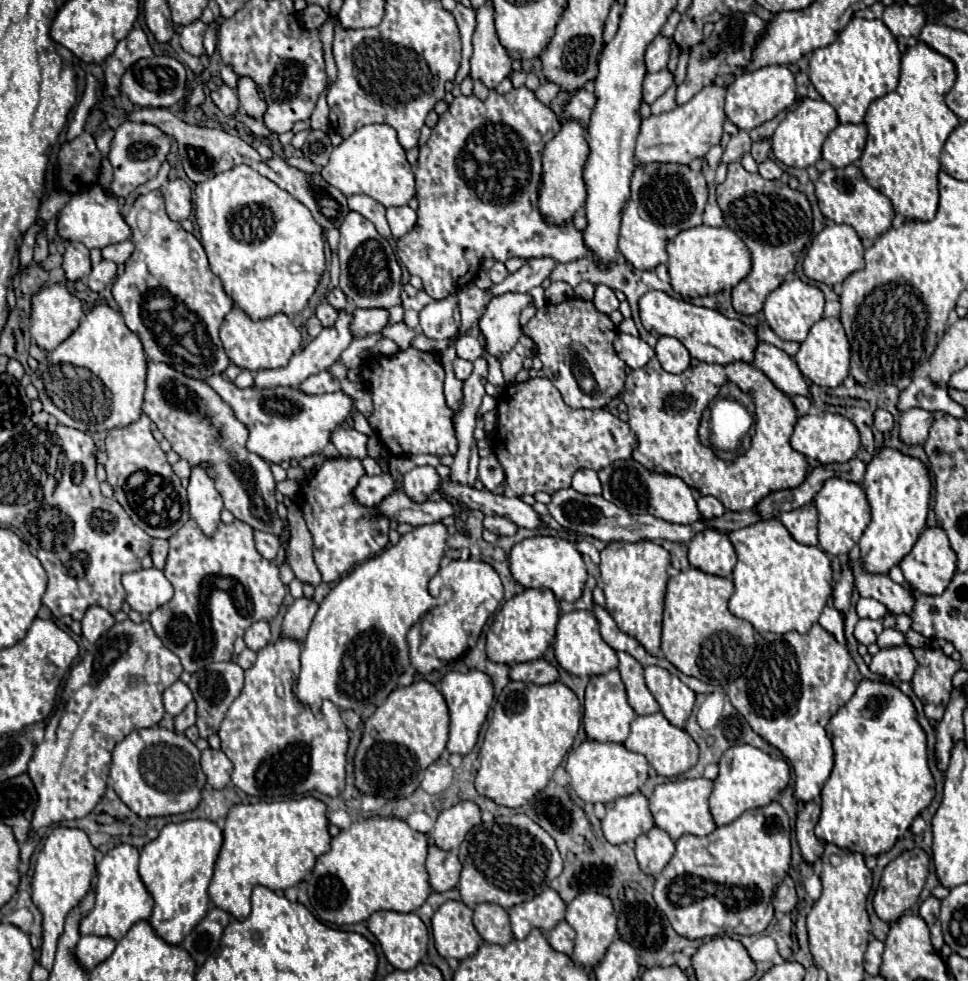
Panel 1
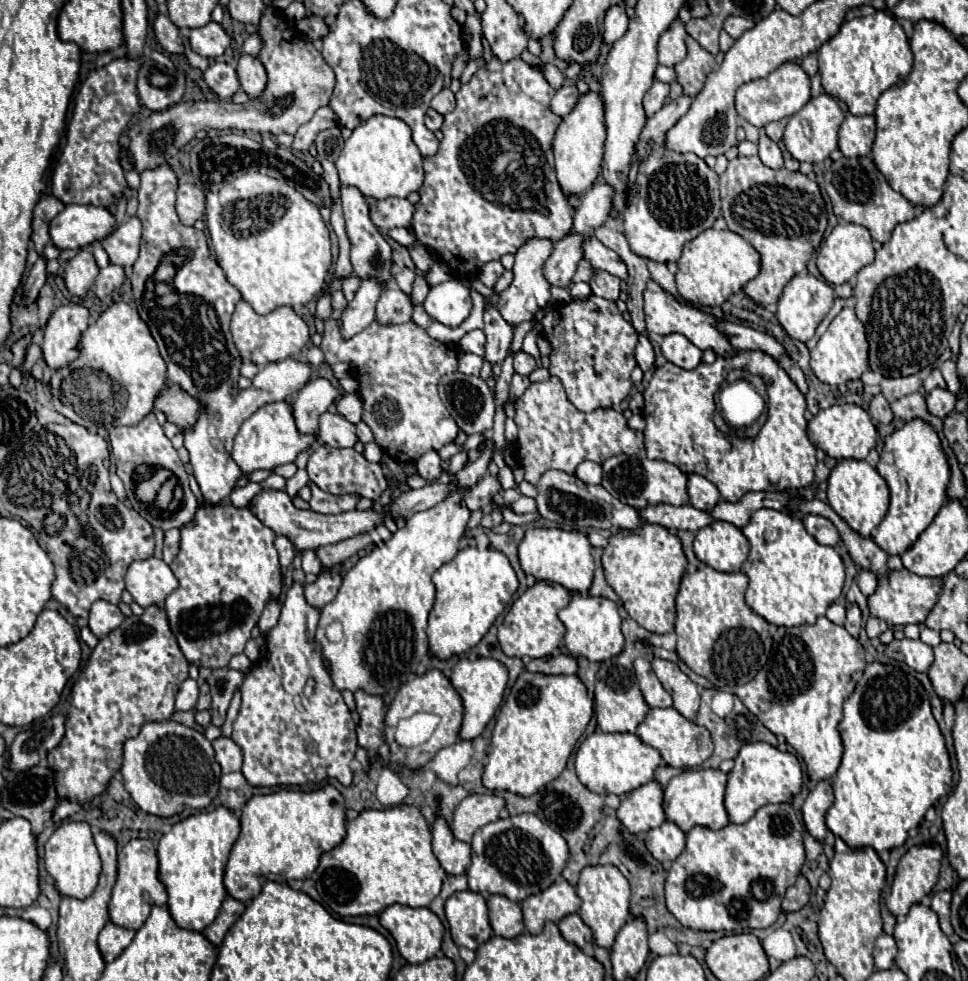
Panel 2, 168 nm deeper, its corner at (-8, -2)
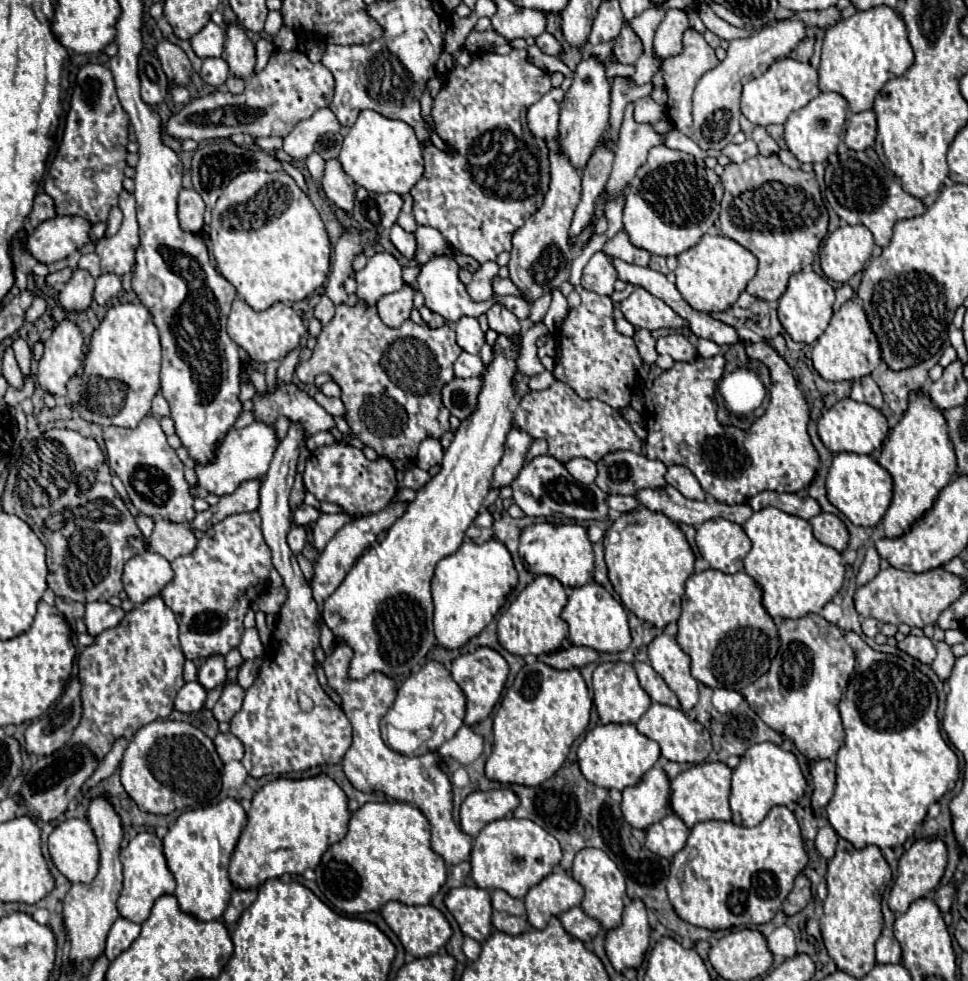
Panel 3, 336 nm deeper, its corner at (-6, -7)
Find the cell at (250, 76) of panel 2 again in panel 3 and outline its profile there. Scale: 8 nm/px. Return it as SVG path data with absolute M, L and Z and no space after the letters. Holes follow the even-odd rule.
M232 21L226 25L226 61L230 65L230 71L236 77L250 77L254 75L254 43L246 35L244 27L238 21Z

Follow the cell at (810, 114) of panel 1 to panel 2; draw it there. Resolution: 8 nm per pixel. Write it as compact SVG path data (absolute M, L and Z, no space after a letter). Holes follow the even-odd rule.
M820 94L818 98L812 98L800 112L796 112L784 132L784 146L796 158L798 162L824 162L832 150L838 146L838 130L844 122L844 112L838 106L838 102L830 94Z

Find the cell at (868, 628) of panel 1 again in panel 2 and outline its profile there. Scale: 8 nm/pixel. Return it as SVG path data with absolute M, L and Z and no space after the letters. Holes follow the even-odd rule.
M868 618L868 622L866 622L866 634L870 638L878 638L886 630L888 630L888 624L884 620L880 620L880 618Z

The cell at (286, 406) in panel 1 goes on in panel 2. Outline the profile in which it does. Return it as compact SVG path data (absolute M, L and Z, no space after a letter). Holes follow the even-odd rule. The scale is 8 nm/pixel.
M272 402L266 404L264 408L260 408L258 412L254 412L250 416L250 420L246 420L236 438L234 438L234 450L232 450L232 458L236 460L236 464L244 470L244 472L254 472L254 470L272 470L276 466L294 462L296 456L300 452L306 452L318 438L314 434L302 434L300 430L296 430L296 420L294 420L294 412L292 406L288 402Z

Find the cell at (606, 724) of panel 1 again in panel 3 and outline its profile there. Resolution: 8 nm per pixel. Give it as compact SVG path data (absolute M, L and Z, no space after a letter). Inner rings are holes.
M600 663L594 671L594 705L602 723L636 723L650 707L650 695L640 687L632 663Z

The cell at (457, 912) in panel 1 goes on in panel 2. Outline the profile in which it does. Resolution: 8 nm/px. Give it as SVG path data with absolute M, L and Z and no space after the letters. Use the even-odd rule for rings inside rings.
M456 892L446 900L446 920L456 946L476 950L490 940L486 900L478 892Z

